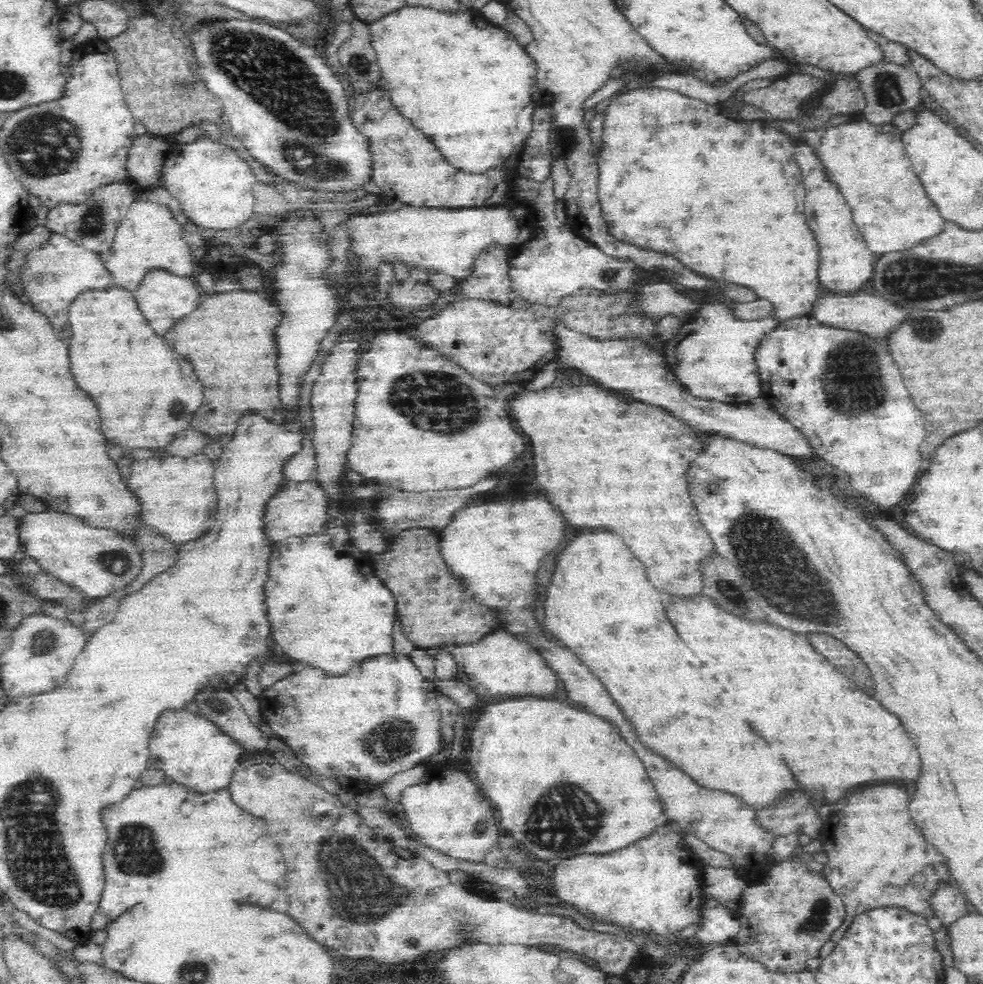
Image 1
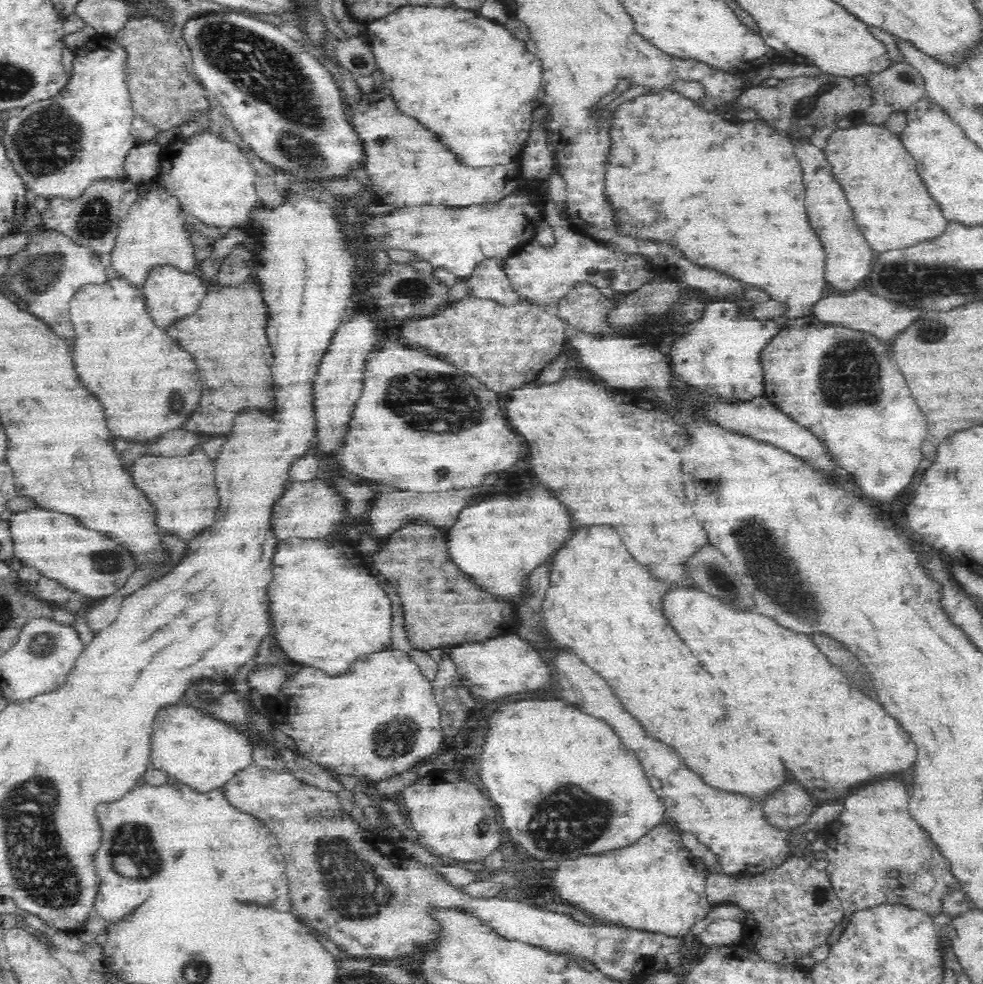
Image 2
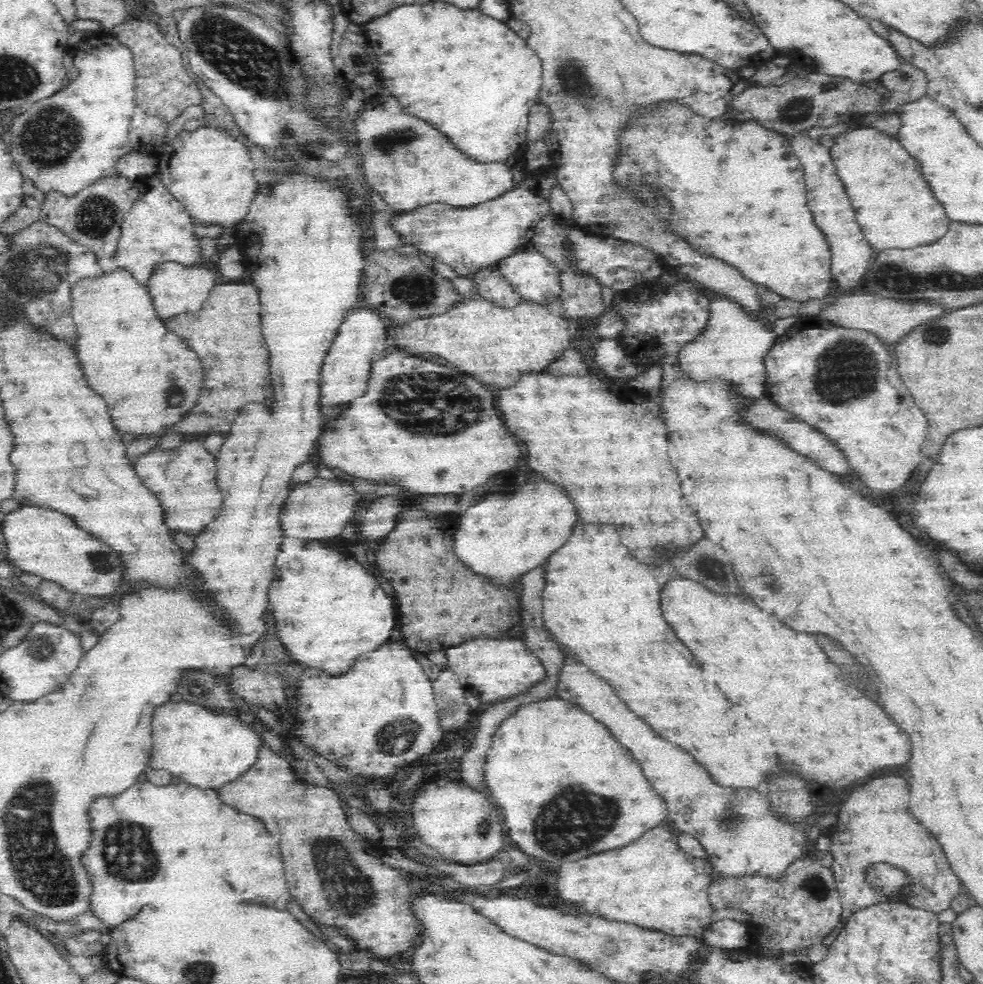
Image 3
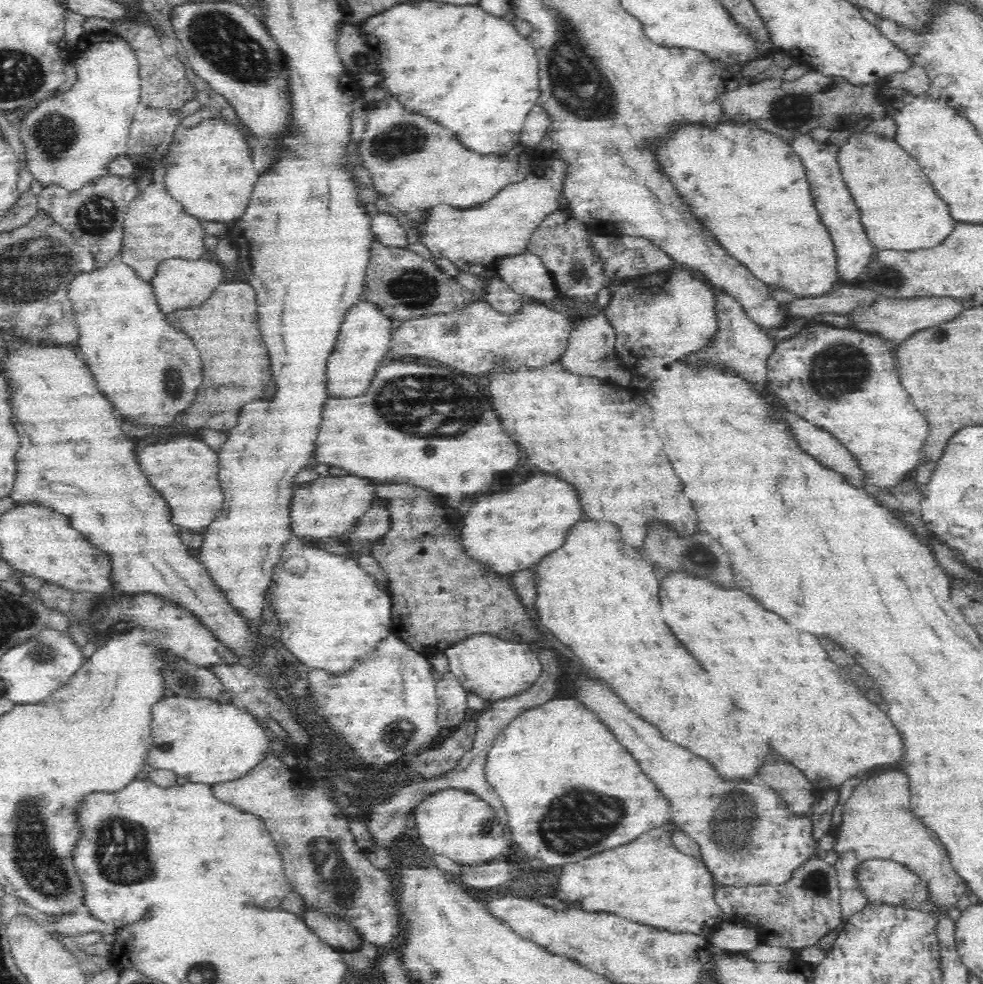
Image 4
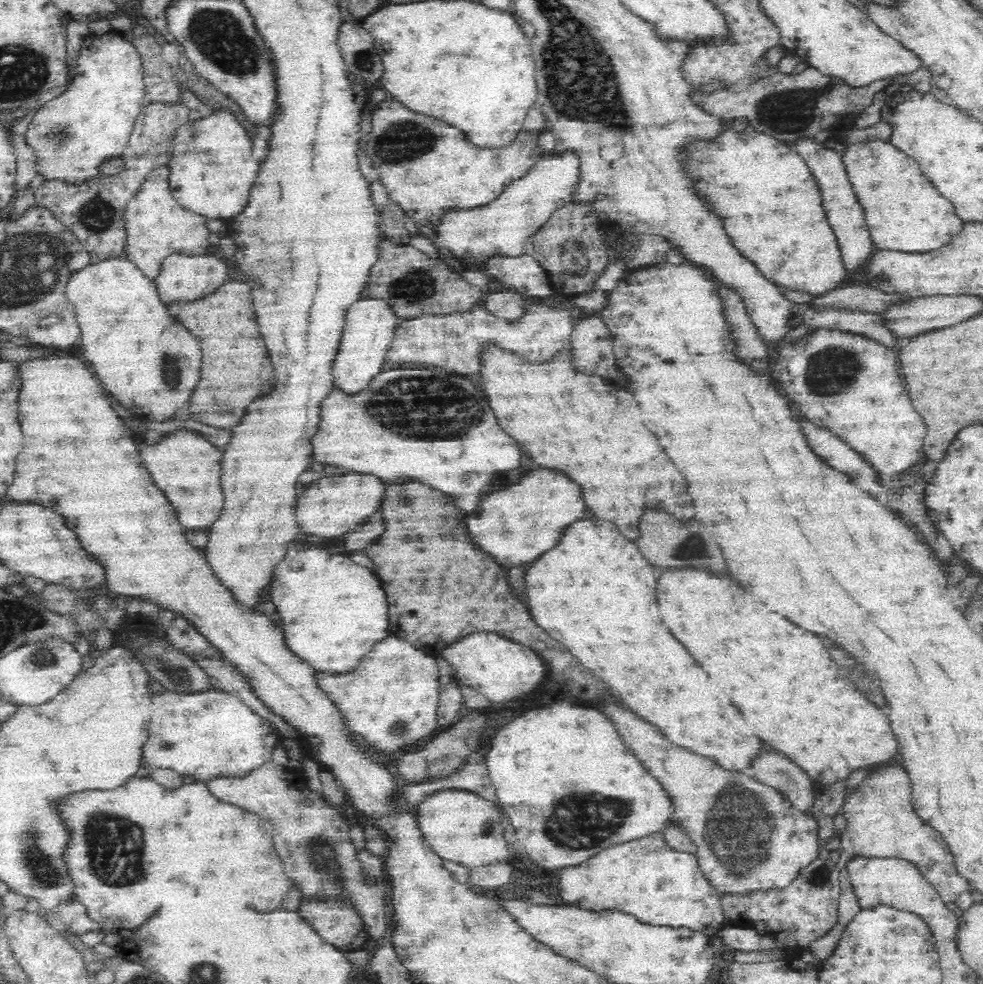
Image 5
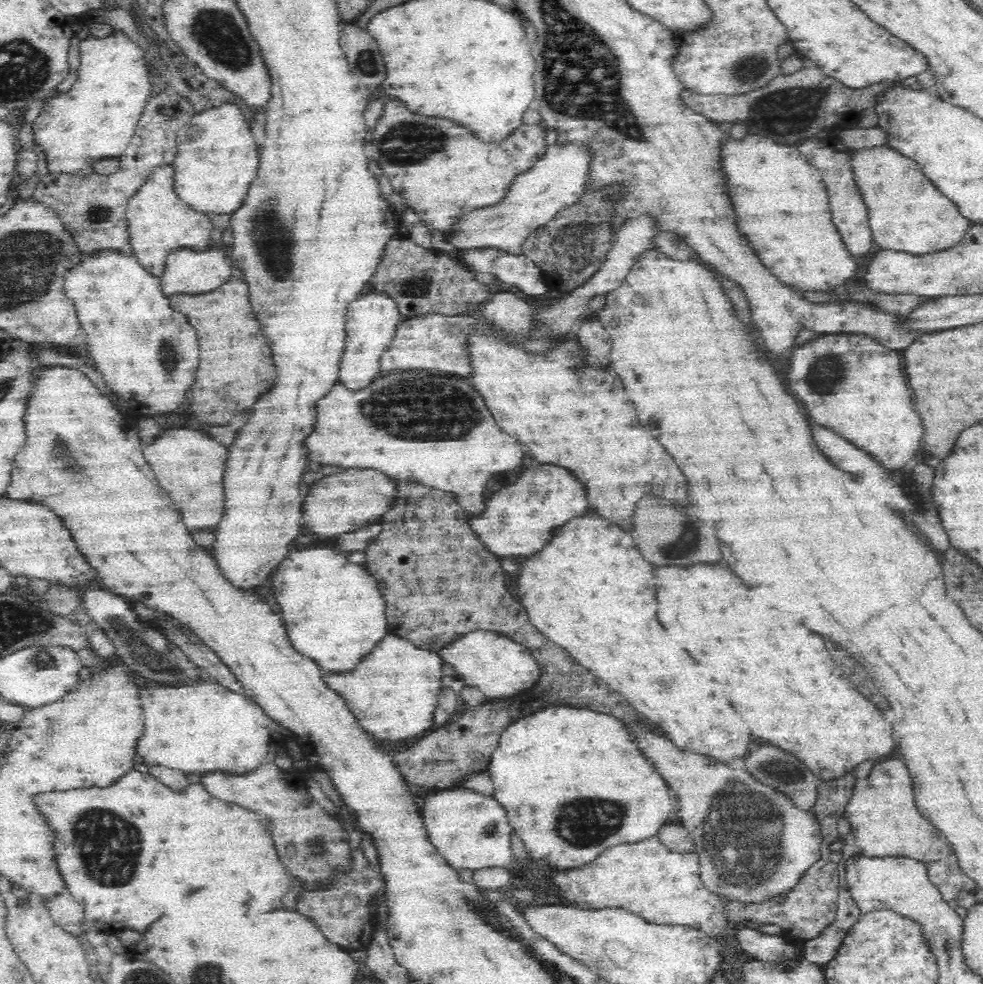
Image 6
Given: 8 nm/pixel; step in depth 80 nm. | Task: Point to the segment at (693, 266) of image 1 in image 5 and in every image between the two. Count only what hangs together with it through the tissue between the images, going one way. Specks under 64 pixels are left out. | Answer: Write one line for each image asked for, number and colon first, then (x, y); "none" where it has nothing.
2: (728, 194)
3: (736, 190)
4: (746, 187)
5: (759, 187)

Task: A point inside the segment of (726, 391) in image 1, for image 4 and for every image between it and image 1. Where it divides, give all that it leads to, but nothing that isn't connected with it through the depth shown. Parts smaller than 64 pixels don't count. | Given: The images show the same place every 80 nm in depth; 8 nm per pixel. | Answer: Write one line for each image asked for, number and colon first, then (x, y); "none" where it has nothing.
2: (718, 354)
3: (731, 348)
4: (739, 345)

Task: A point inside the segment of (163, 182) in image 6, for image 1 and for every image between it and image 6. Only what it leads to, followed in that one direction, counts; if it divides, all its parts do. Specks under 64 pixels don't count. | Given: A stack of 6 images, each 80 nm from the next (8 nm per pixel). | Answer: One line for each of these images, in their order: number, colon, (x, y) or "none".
1: (149, 238)
2: (152, 234)
3: (157, 230)
4: (156, 227)
5: (157, 226)

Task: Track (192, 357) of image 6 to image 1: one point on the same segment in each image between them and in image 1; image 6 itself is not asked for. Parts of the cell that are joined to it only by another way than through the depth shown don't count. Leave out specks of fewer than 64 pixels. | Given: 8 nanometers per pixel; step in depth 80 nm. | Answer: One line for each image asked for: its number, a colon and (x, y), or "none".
1: (145, 393)
2: (144, 395)
3: (149, 379)
4: (129, 346)
5: (147, 361)

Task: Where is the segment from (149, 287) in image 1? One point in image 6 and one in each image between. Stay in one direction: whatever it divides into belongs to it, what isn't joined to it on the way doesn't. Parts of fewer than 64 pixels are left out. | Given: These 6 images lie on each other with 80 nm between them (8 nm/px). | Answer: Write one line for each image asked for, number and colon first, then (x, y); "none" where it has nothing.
2: (169, 294)
3: (174, 289)
4: (178, 284)
5: (181, 278)
6: (186, 271)

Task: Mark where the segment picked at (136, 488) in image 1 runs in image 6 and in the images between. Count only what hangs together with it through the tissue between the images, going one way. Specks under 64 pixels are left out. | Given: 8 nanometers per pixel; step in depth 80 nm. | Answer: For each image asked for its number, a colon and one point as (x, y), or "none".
2: (181, 490)
3: (185, 484)
4: (185, 472)
5: (186, 468)
6: (188, 465)

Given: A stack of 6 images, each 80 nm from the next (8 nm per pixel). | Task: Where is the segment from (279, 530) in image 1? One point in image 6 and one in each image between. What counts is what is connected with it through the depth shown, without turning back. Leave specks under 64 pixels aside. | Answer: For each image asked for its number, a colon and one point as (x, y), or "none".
2: (311, 508)
3: (317, 509)
4: (327, 507)
5: (332, 506)
6: (345, 502)

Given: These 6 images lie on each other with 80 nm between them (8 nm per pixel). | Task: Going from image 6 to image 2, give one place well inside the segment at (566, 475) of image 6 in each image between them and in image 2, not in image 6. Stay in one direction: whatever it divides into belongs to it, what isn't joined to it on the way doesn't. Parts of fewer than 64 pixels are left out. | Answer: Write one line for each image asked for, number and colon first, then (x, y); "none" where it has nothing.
2: (498, 543)
3: (501, 538)
4: (505, 533)
5: (515, 527)

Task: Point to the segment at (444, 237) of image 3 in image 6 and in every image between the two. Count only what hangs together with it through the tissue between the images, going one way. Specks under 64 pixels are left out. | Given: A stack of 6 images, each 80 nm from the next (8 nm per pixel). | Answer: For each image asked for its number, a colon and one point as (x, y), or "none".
4: (472, 239)
5: (473, 236)
6: (557, 180)

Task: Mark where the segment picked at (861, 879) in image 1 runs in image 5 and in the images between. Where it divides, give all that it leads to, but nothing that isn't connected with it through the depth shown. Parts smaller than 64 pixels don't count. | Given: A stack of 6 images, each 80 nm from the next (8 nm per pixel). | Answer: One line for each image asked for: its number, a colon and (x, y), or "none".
2: (874, 836)
3: (874, 826)
4: (877, 823)
5: (880, 821)

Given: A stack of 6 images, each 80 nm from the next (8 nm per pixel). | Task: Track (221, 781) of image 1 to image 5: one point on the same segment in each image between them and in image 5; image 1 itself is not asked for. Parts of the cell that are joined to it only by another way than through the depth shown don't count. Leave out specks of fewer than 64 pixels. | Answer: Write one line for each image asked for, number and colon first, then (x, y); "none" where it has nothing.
2: (204, 753)
3: (206, 748)
4: (206, 741)
5: (212, 735)

